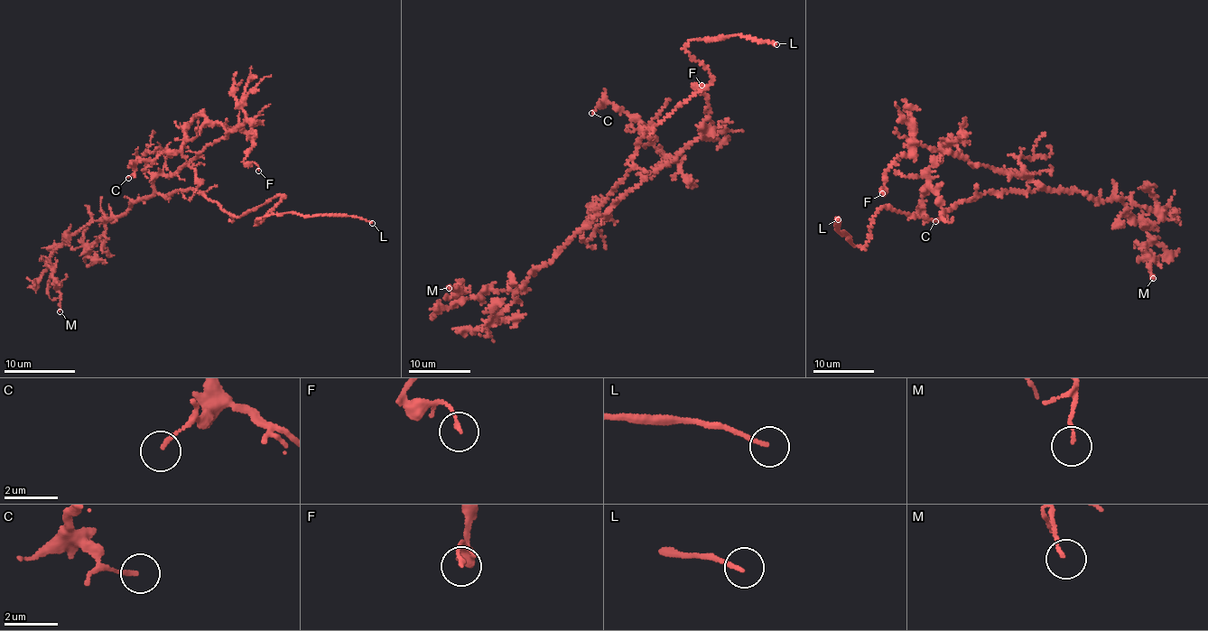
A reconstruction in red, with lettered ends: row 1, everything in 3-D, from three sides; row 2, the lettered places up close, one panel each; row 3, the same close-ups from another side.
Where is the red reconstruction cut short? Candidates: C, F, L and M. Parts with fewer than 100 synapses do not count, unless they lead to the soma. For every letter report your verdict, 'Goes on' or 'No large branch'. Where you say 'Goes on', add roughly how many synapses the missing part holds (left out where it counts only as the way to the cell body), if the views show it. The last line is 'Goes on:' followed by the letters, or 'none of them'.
C: No large branch
F: No large branch
L: Goes on
M: No large branch
Goes on: L

